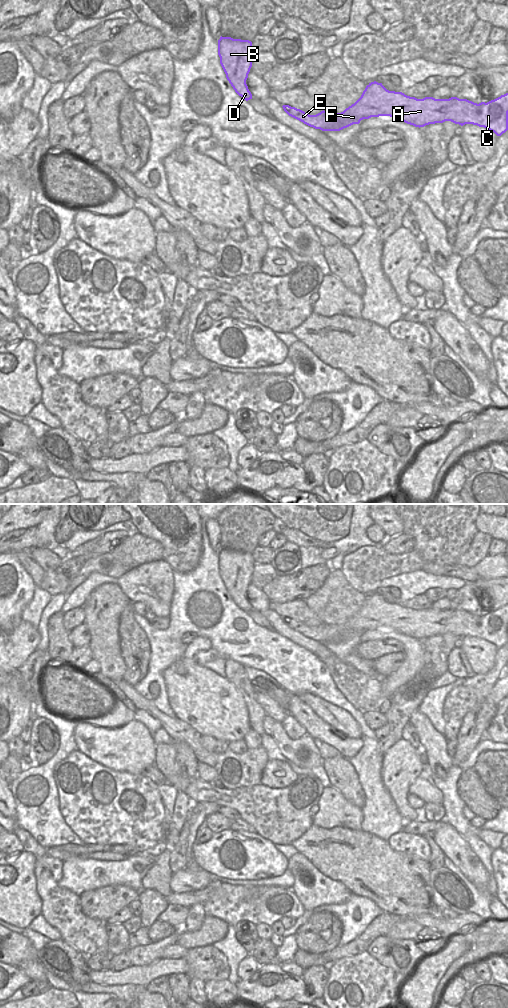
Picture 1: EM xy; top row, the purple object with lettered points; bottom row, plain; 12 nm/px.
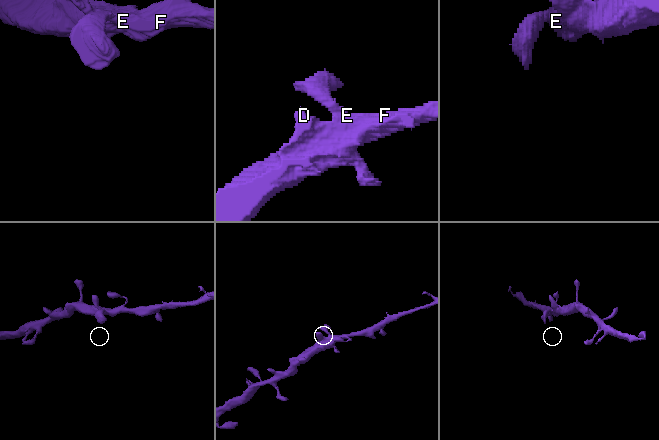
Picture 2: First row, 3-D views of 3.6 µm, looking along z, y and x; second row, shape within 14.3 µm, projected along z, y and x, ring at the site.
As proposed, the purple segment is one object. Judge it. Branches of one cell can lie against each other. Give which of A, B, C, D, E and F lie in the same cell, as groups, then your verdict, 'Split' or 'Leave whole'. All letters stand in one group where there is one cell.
Groups: A B C D E F. Leave whole

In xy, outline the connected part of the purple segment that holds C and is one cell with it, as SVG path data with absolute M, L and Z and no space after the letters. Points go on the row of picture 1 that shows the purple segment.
M369 83L361 97L341 113L321 111L309 115L304 111L282 106L291 117L322 131L340 131L363 119L390 116L415 127L451 121L461 126L473 124L484 127L497 136L508 130L508 93L479 104L467 99L451 97L417 99L402 92L387 90L382 83Z

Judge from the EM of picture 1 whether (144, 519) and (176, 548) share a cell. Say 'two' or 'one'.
one

